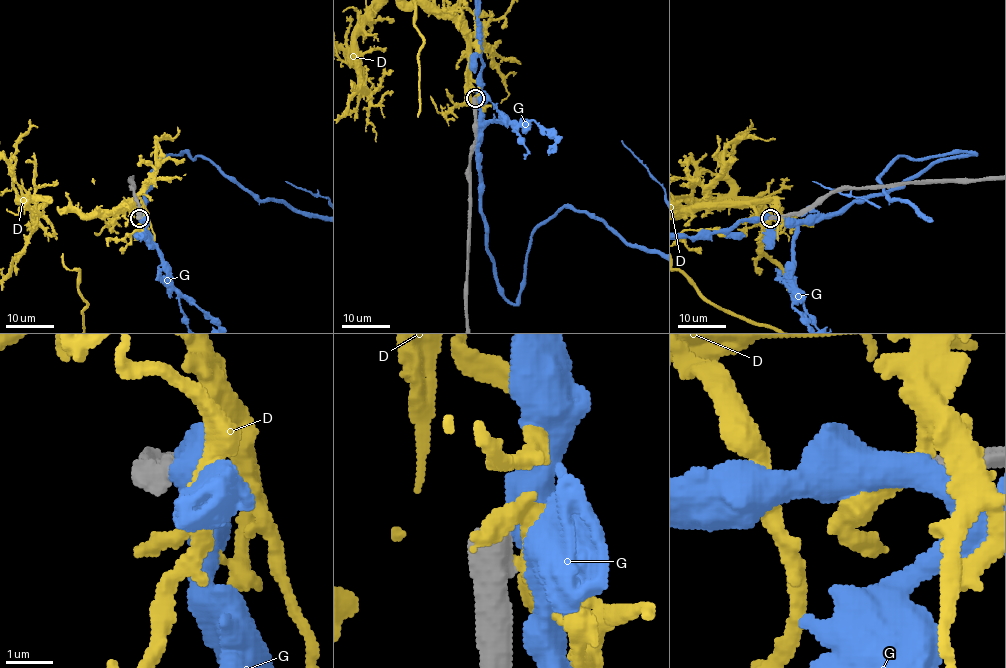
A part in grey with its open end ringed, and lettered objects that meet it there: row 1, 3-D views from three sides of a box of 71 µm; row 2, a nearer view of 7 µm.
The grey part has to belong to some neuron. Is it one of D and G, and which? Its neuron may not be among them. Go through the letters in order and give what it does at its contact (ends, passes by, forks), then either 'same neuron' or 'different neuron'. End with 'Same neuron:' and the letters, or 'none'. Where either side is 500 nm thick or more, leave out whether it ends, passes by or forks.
D: different neuron
G: different neuron
Same neuron: none

